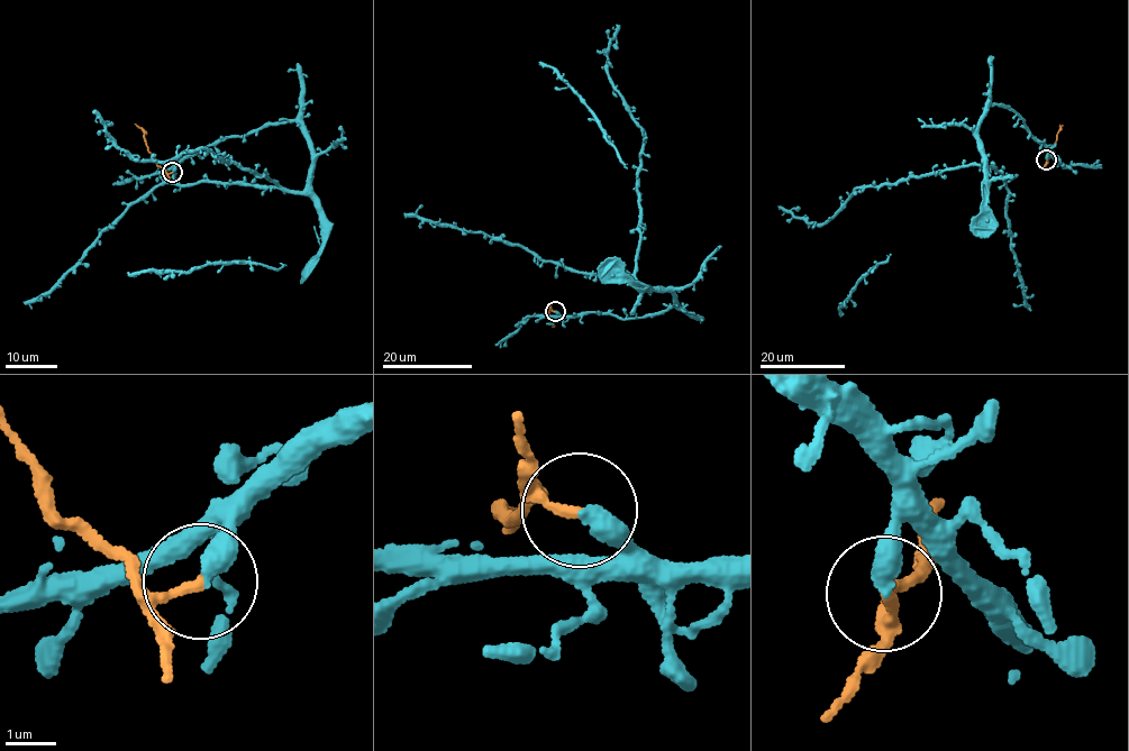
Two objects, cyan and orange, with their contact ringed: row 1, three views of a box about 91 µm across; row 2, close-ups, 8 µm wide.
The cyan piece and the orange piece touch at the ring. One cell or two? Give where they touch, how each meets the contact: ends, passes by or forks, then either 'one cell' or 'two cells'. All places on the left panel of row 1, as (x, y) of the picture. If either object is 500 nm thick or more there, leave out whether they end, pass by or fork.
place (172, 172); cyan ends; orange ends; two cells

